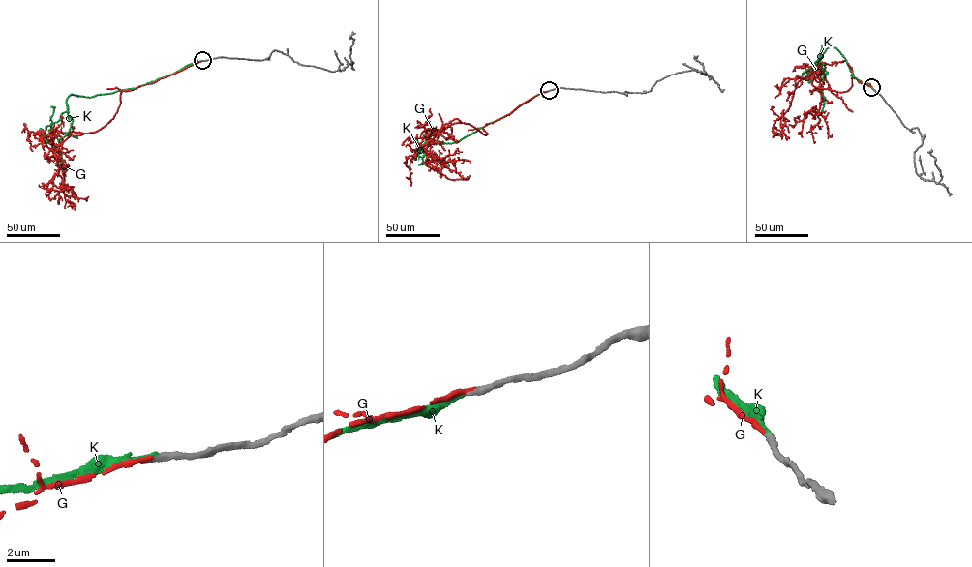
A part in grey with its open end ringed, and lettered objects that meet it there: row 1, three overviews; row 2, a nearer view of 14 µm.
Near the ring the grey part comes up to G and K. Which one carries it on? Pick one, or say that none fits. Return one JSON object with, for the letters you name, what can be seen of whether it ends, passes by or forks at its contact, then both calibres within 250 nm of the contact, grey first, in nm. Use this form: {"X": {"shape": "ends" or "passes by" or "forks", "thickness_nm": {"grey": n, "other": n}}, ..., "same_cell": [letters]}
{"G": {"shape": "ends", "thickness_nm": {"grey": 280, "other": 200}}, "same_cell": ["G"]}

